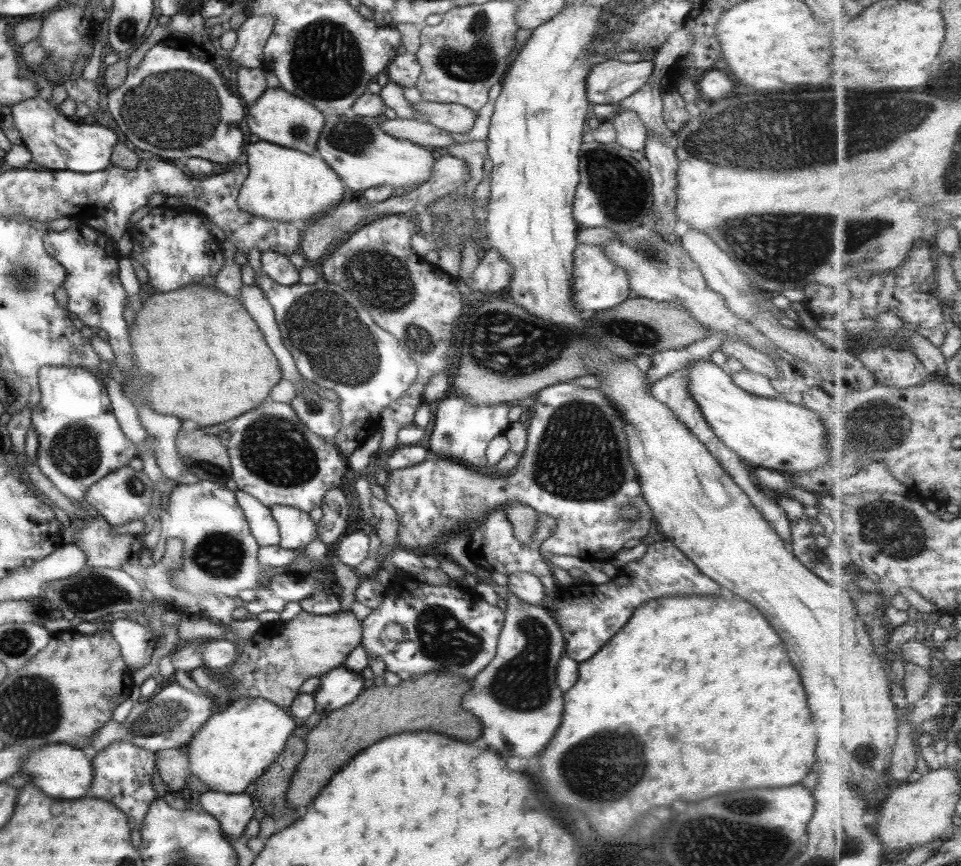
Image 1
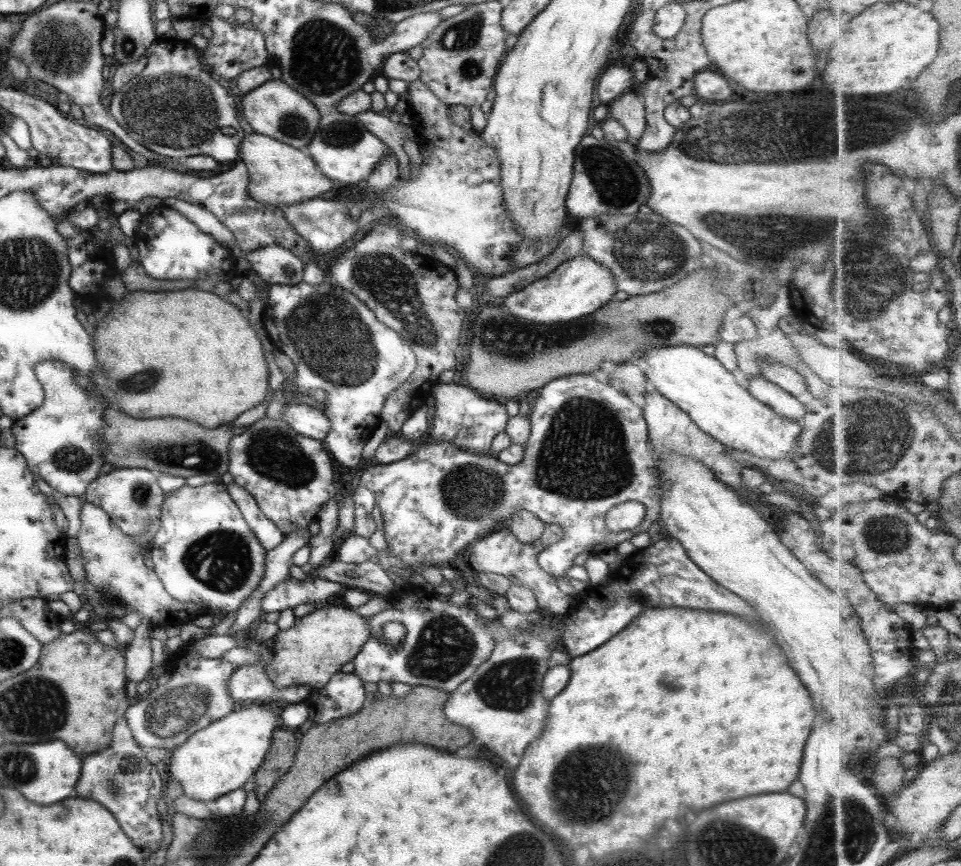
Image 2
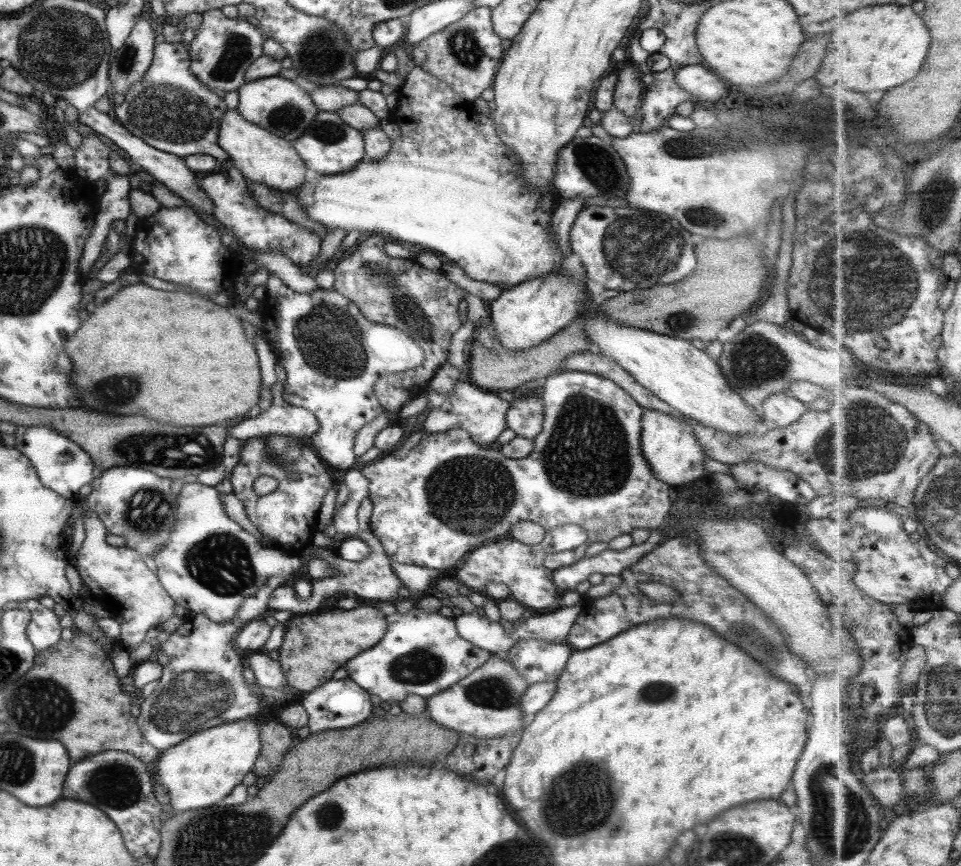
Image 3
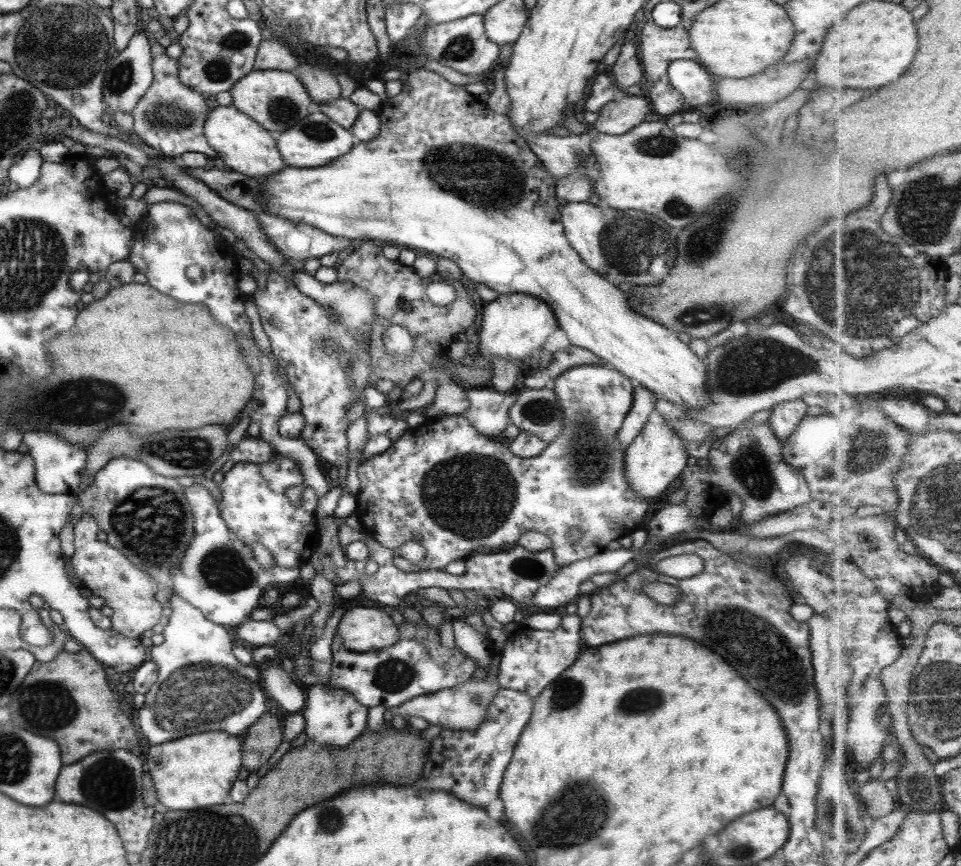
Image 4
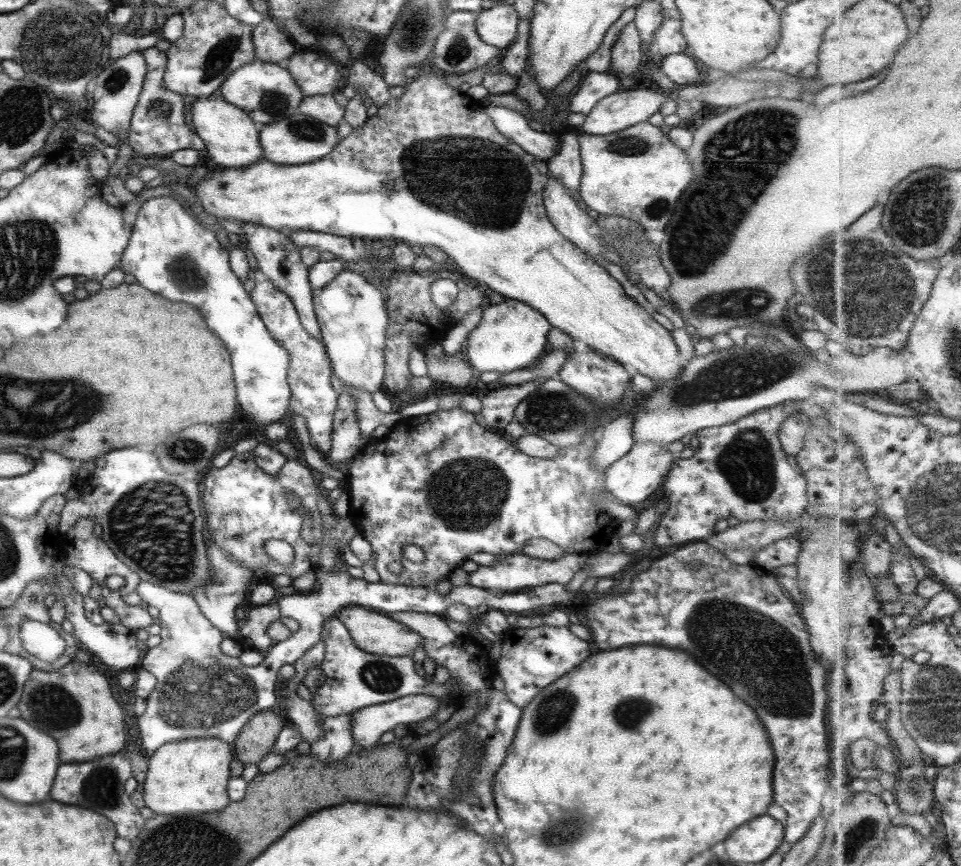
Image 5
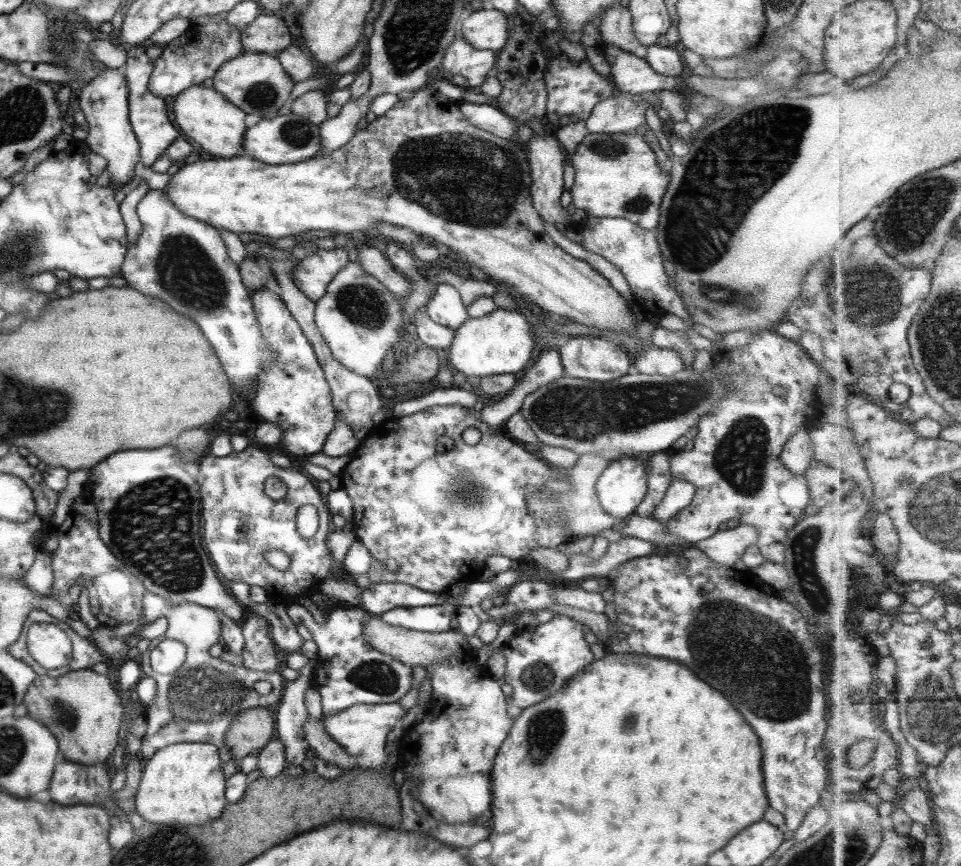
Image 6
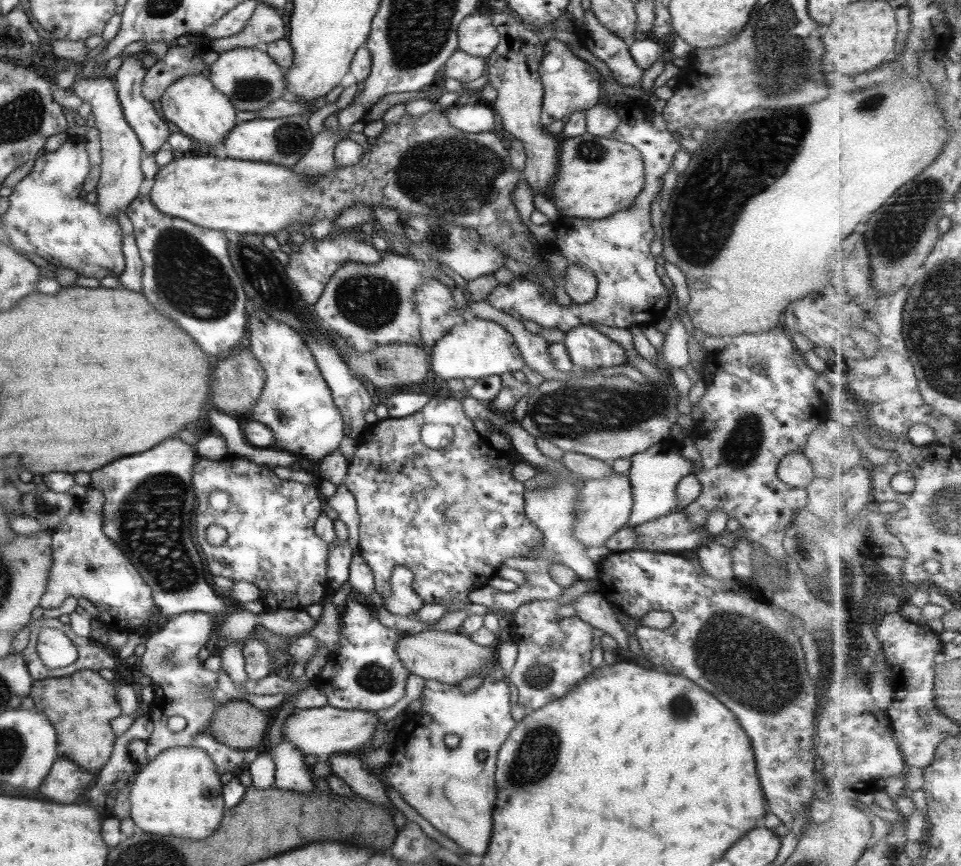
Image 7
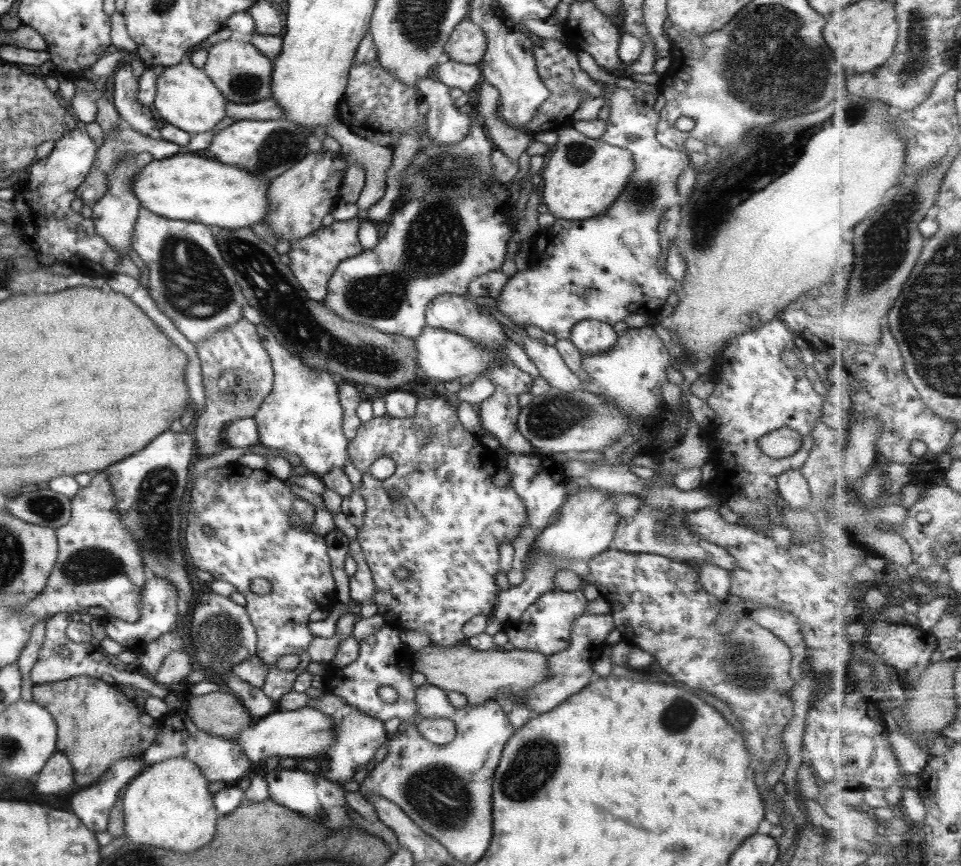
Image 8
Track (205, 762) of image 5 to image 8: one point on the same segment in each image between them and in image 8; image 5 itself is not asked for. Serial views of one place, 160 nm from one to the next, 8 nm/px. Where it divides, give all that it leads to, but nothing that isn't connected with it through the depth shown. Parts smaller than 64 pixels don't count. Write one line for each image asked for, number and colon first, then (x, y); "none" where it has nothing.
6: (182, 784)
7: (178, 792)
8: (167, 805)

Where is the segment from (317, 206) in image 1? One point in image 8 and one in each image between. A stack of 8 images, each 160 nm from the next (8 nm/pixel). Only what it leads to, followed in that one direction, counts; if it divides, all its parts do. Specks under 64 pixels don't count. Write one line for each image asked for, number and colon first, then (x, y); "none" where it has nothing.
2: (278, 175)
3: (260, 157)
4: (243, 146)
5: (231, 138)
6: (203, 115)
7: (199, 111)
8: (185, 97)

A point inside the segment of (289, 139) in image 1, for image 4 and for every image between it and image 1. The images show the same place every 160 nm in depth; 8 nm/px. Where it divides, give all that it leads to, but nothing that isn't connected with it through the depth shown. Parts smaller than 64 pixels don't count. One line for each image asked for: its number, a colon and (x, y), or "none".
2: (273, 109)
3: (280, 106)
4: (275, 99)

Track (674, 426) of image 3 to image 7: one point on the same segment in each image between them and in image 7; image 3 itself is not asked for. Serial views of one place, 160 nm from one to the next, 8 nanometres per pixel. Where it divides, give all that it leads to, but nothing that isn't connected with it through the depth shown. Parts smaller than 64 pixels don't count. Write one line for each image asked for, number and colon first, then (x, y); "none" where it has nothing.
4: (654, 458)
5: (629, 480)
6: (621, 486)
7: (602, 507)

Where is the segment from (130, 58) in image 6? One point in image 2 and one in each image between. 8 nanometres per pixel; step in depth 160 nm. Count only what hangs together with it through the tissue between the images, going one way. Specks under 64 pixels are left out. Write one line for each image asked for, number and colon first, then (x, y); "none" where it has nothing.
2: (176, 108)
3: (170, 110)
4: (169, 117)
5: (157, 127)

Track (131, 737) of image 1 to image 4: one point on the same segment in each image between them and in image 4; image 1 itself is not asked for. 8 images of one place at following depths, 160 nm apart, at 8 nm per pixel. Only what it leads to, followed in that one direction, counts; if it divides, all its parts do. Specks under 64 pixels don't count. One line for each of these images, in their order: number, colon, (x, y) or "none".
2: (197, 693)
3: (200, 686)
4: (201, 687)

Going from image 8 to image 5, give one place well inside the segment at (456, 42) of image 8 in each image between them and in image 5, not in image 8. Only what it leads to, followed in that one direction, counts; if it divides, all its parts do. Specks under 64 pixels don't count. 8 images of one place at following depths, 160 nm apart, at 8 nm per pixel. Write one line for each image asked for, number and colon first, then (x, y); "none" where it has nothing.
5: (496, 26)
6: (486, 29)
7: (477, 36)

